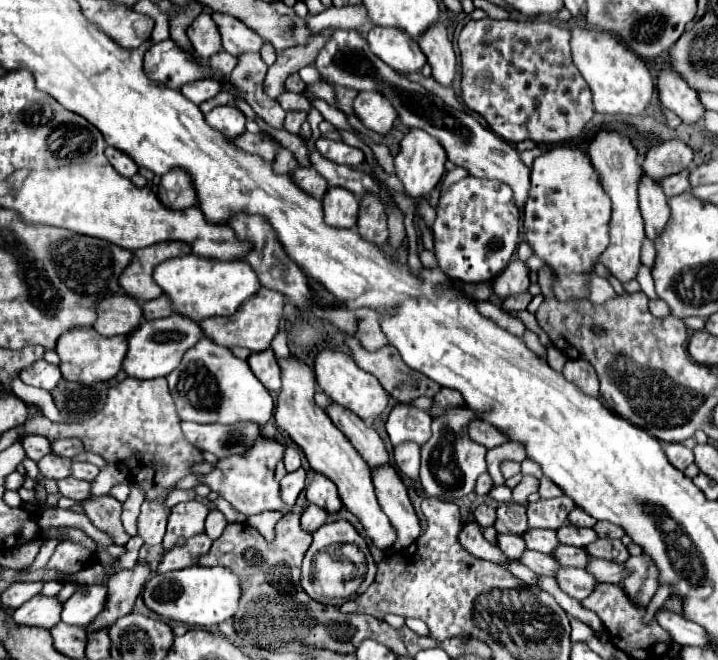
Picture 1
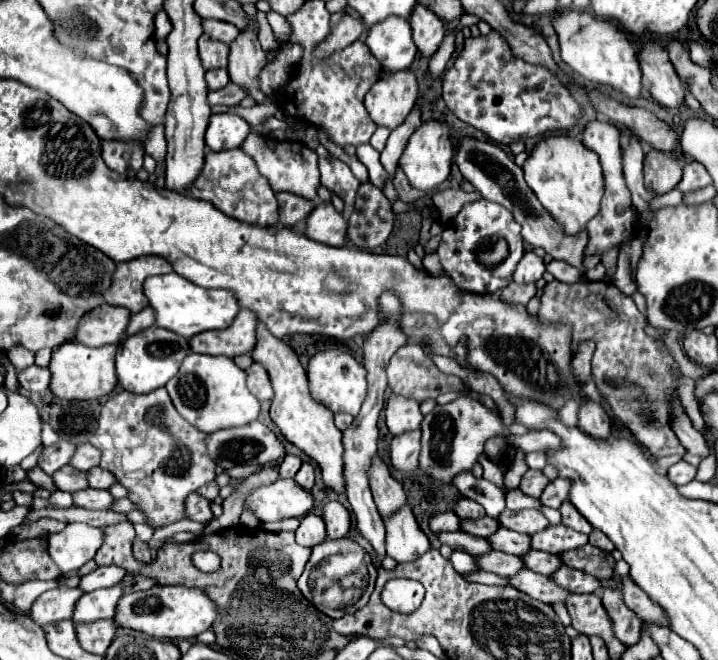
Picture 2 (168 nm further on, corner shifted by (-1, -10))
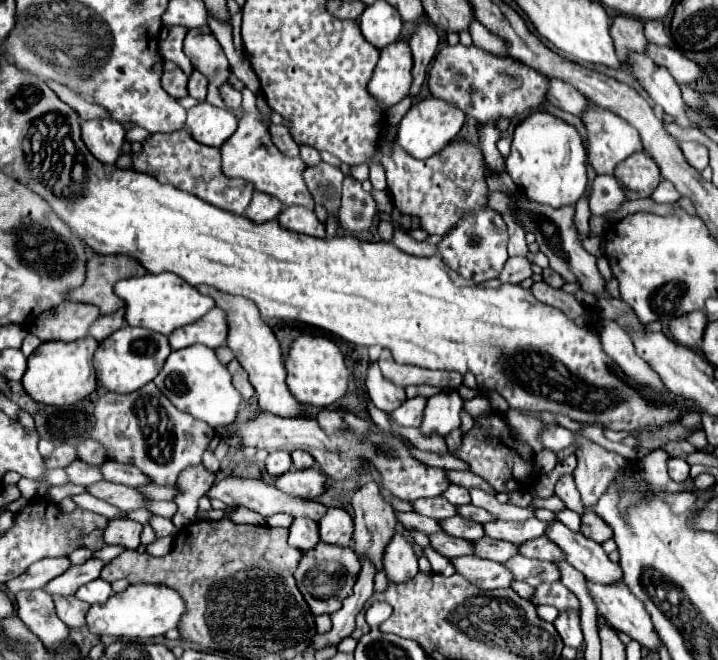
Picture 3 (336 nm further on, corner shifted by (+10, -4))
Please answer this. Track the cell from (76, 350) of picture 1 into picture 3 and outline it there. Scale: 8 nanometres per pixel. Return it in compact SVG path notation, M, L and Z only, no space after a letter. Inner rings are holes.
M91 335L77 339L73 343L65 341L45 341L27 359L27 373L21 379L25 391L39 403L47 405L69 405L85 399L97 387L97 373L93 367L93 353L99 341Z

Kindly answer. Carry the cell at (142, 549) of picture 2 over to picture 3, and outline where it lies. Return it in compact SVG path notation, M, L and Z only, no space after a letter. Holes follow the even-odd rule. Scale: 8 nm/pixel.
M113 519L105 529L105 541L121 547L139 547L139 533L143 525L129 519Z

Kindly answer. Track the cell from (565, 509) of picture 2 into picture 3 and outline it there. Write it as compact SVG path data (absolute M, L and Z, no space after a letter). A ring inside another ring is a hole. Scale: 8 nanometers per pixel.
M565 475L565 477L561 477L561 479L557 481L557 485L555 485L555 495L565 503L567 509L583 515L585 507L583 507L583 503L581 503L579 491L577 491L575 481L573 481L571 475Z

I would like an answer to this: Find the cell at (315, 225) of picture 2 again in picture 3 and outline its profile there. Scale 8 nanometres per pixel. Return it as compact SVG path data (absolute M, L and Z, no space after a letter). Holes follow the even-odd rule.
M303 205L285 207L277 219L289 231L305 233L305 235L313 235L313 237L325 237L325 225L317 219L315 211L303 207Z

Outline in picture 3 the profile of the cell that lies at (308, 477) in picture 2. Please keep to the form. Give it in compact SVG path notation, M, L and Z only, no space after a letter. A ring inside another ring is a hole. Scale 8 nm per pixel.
M293 451L291 457L293 457L293 465L295 465L295 469L307 469L307 467L313 465L313 459L311 459L305 451Z

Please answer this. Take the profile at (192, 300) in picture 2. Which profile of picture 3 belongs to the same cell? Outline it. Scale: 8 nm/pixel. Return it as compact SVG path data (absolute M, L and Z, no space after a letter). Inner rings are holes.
M147 273L143 277L123 279L115 285L115 293L125 301L125 321L129 325L153 329L163 335L171 335L175 329L199 321L215 307L213 297L199 293L195 287L173 273Z

